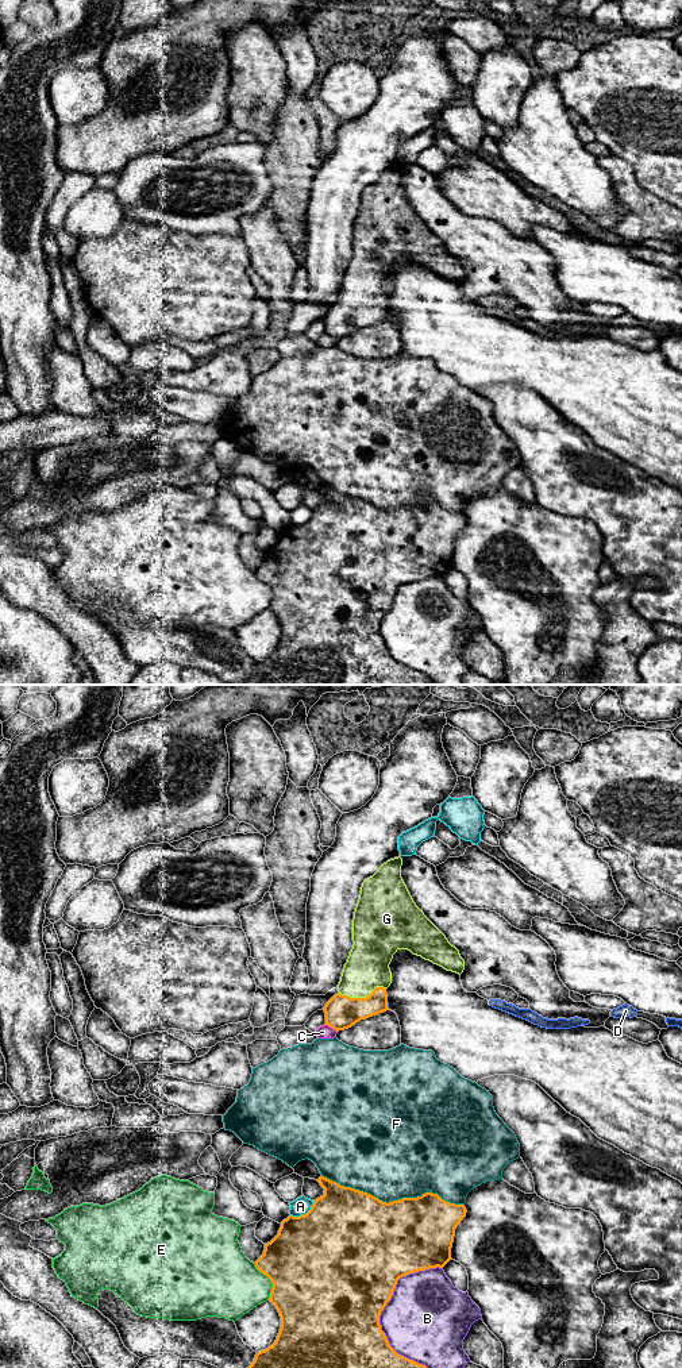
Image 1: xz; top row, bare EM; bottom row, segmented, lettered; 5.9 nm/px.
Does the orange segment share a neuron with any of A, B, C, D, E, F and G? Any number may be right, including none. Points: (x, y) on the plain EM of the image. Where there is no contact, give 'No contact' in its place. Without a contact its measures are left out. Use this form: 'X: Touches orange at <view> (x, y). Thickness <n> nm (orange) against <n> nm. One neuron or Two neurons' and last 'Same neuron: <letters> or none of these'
A: Touches orange at xz (304, 523). Thickness 500 nm (orange) against 100 nm. Two neurons
B: Touches orange at xz (380, 623). Thickness 500 nm (orange) against 440 nm. Two neurons
C: Touches orange at xz (331, 335). Thickness 200 nm (orange) against 80 nm. Two neurons
D: Touches orange at xz (386, 315). Thickness 180 nm (orange) against 20 nm. Two neurons
E: Touches orange at xz (270, 588). Thickness 500 nm (orange) against 380 nm. Two neurons
F: Touches orange at xz (393, 509). Thickness 460 nm (orange) against 480 nm. Two neurons
G: Touches orange at xz (361, 307). Thickness 200 nm (orange) against 260 nm. One neuron
Same neuron: G

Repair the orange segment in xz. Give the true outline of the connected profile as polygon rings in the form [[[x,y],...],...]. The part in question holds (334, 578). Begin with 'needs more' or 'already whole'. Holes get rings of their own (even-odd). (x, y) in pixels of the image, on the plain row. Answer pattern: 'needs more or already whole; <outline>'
already whole; [[[320,485],[317,490],[324,497],[324,504],[313,509],[307,523],[300,525],[289,524],[284,528],[278,543],[270,551],[265,552],[263,563],[255,570],[257,578],[273,591],[269,609],[280,621],[281,637],[276,651],[267,658],[258,660],[251,674],[240,685],[434,685],[425,674],[398,663],[390,655],[385,641],[381,639],[379,624],[390,609],[400,586],[429,577],[443,577],[451,569],[455,537],[467,521],[465,513],[450,512],[432,501],[386,512],[367,501],[340,494],[324,485]]]

